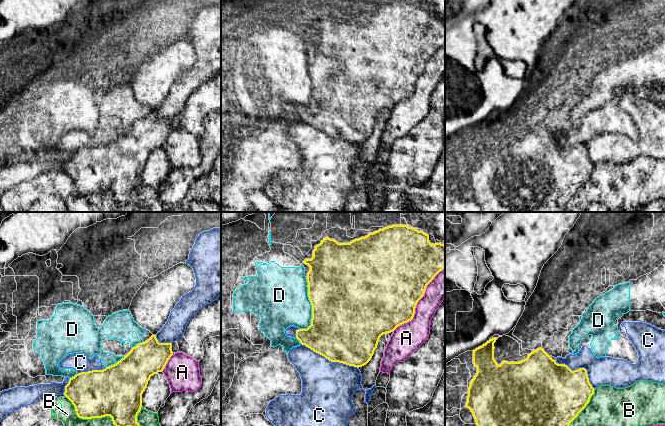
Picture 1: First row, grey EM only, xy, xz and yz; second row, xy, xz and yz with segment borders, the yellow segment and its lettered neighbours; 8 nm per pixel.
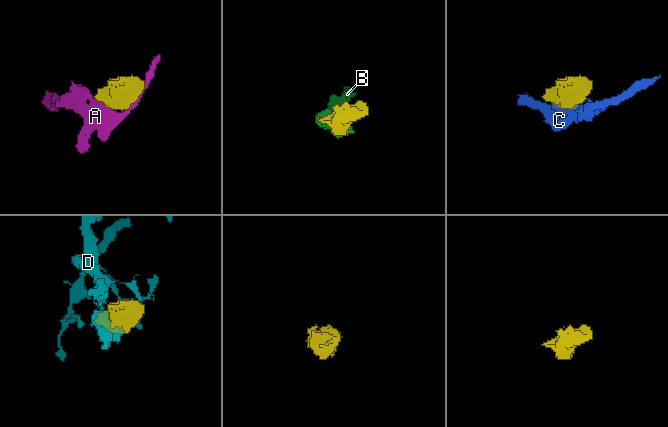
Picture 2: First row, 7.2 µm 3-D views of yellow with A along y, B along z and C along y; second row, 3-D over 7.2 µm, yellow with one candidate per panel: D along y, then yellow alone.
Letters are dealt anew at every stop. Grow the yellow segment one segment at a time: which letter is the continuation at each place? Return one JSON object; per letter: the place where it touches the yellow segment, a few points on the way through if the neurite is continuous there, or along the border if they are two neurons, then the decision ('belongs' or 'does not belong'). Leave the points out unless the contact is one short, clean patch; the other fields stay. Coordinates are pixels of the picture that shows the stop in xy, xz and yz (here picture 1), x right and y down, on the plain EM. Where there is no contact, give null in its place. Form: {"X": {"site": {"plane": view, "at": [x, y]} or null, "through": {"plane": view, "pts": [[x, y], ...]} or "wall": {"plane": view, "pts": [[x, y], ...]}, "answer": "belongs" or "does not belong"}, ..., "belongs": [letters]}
{"A": {"site": {"plane": "xz", "at": [417, 78]}, "answer": "does not belong"}, "B": {"site": {"plane": "xy", "at": [101, 193]}, "answer": "does not belong"}, "C": {"site": {"plane": "xz", "at": [329, 136]}, "answer": "does not belong"}, "D": {"site": {"plane": "xz", "at": [312, 82]}, "answer": "does not belong"}, "belongs": []}

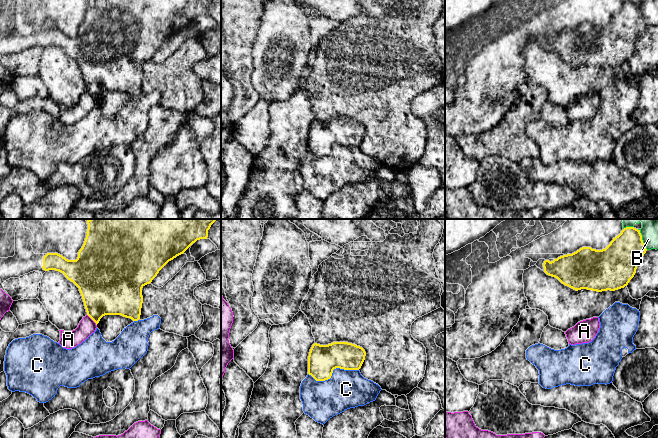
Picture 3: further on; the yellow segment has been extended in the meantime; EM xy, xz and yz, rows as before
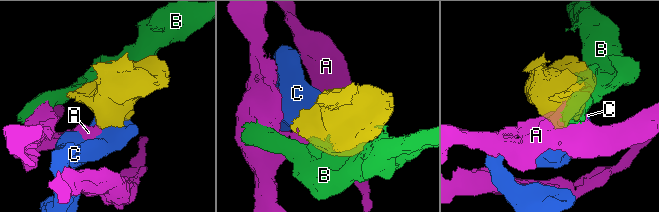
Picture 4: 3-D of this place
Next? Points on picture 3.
{"A": {"site": {"plane": "xy", "at": [92, 95]}, "wall": {"plane": "xy", "pts": [[87, 90], [96, 101]]}, "answer": "does not belong"}, "B": {"site": {"plane": "yz", "at": [641, 15]}, "answer": "does not belong"}, "C": {"site": {"plane": "xz", "at": [332, 148]}, "answer": "does not belong"}, "belongs": []}

